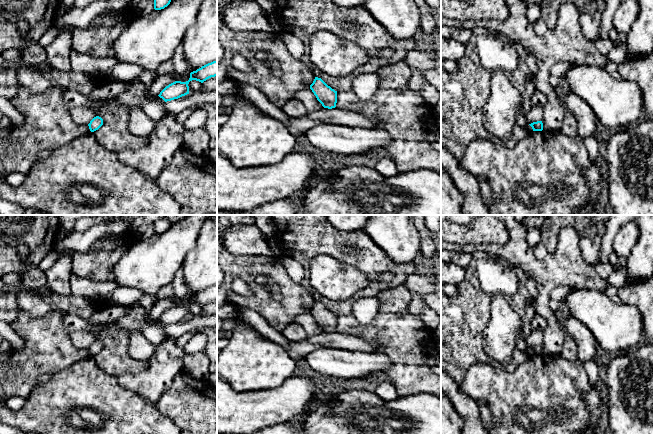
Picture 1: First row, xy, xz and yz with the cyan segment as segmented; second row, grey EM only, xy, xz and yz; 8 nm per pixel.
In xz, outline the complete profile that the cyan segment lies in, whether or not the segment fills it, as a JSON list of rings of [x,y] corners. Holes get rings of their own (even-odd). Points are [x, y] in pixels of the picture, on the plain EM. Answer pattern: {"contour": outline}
{"contour": [[[315,301],[310,313],[324,332],[336,331],[337,315],[328,310],[321,302]]]}

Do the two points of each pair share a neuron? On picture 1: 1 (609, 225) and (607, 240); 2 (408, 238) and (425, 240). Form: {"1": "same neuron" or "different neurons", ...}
{"1": "same neuron", "2": "different neurons"}

